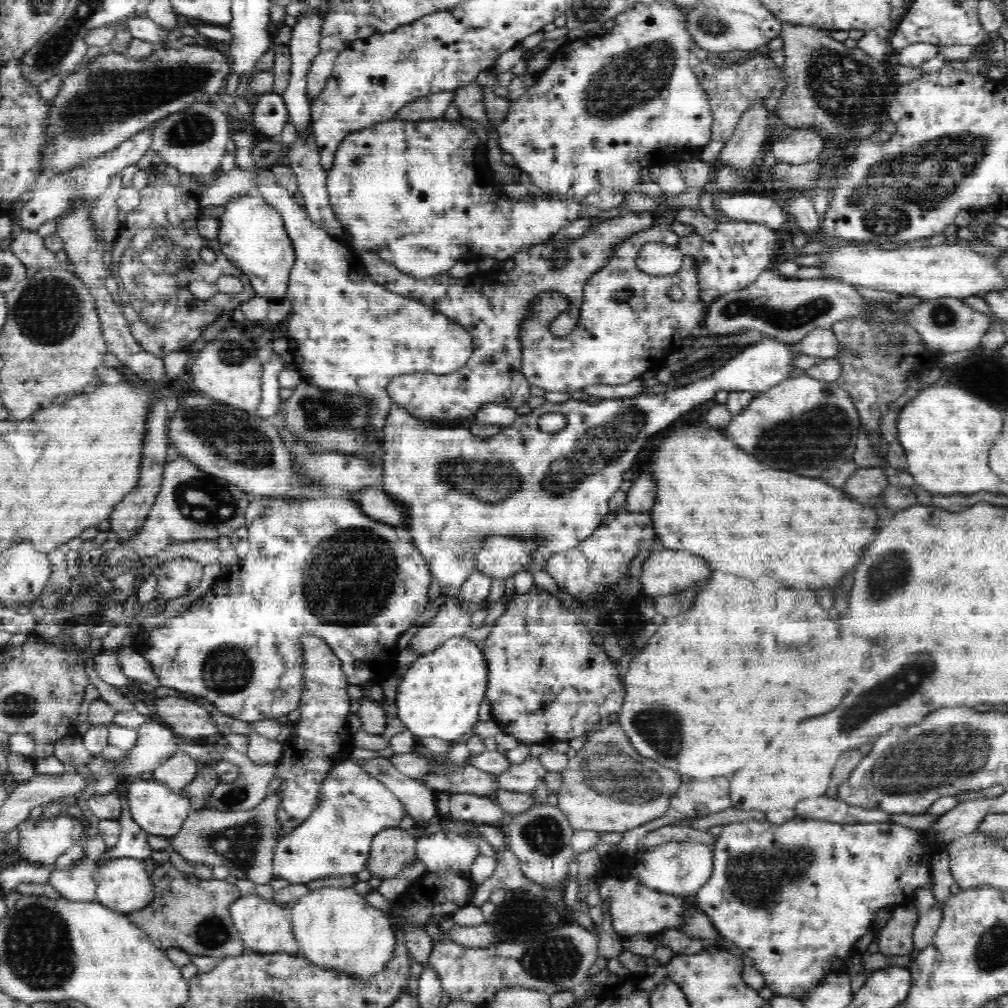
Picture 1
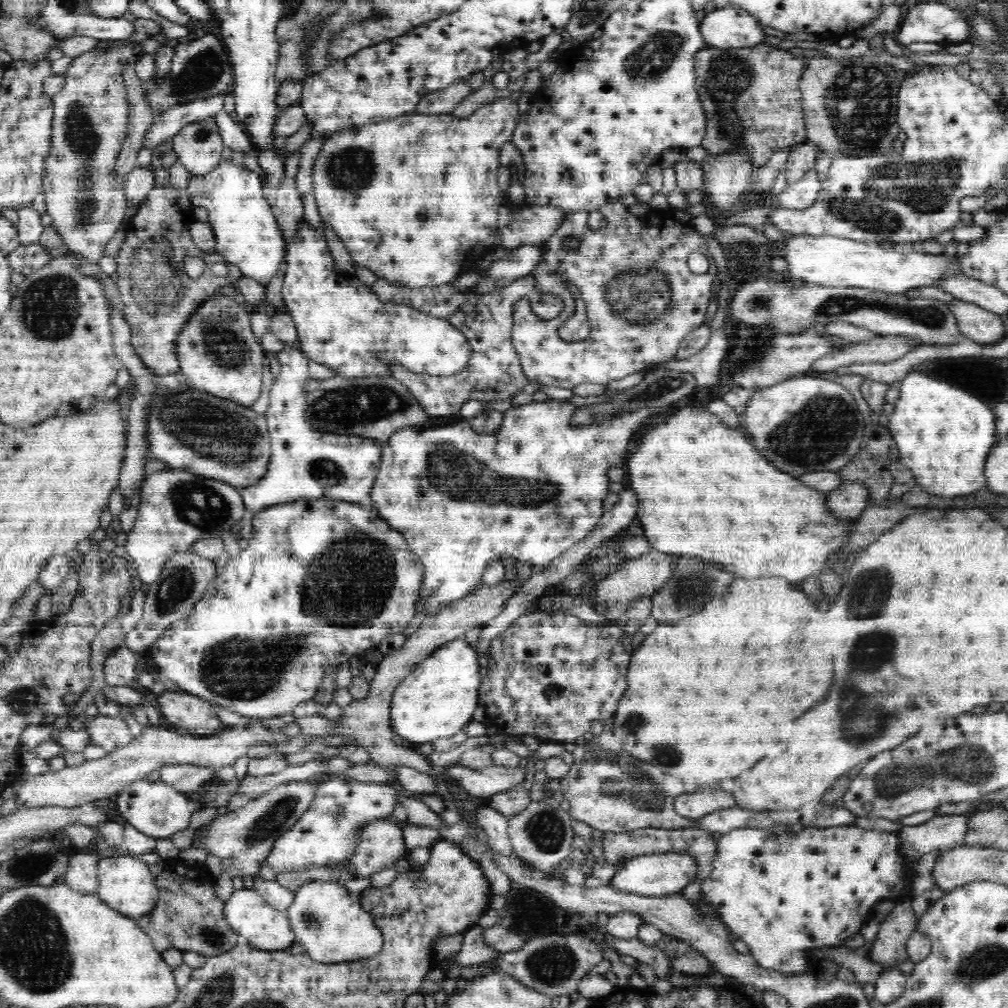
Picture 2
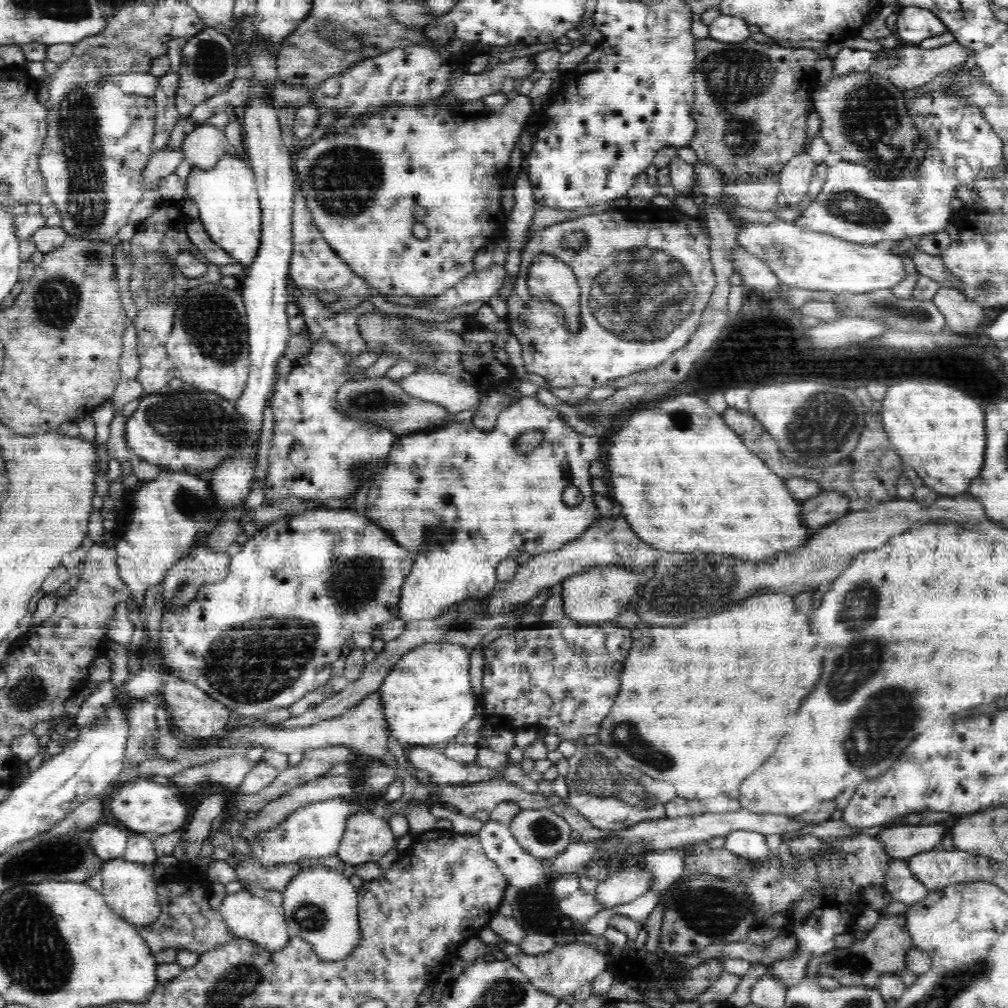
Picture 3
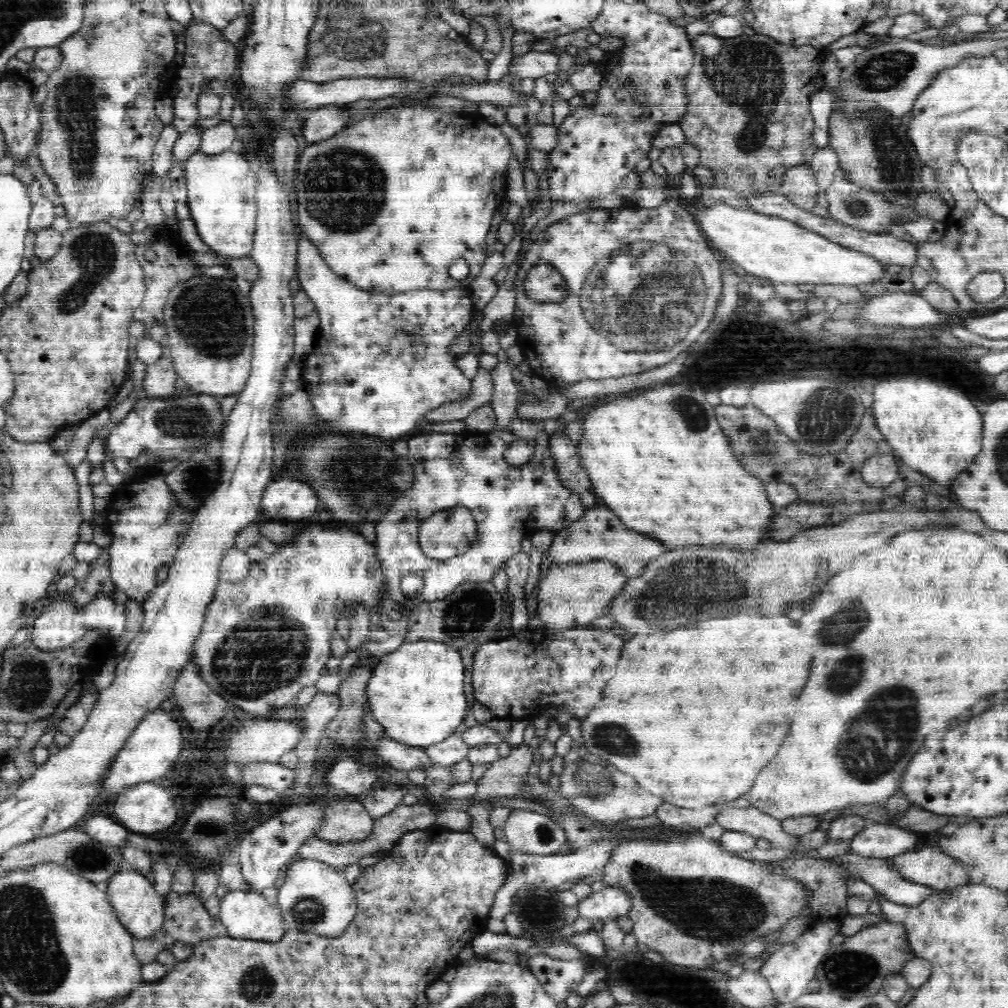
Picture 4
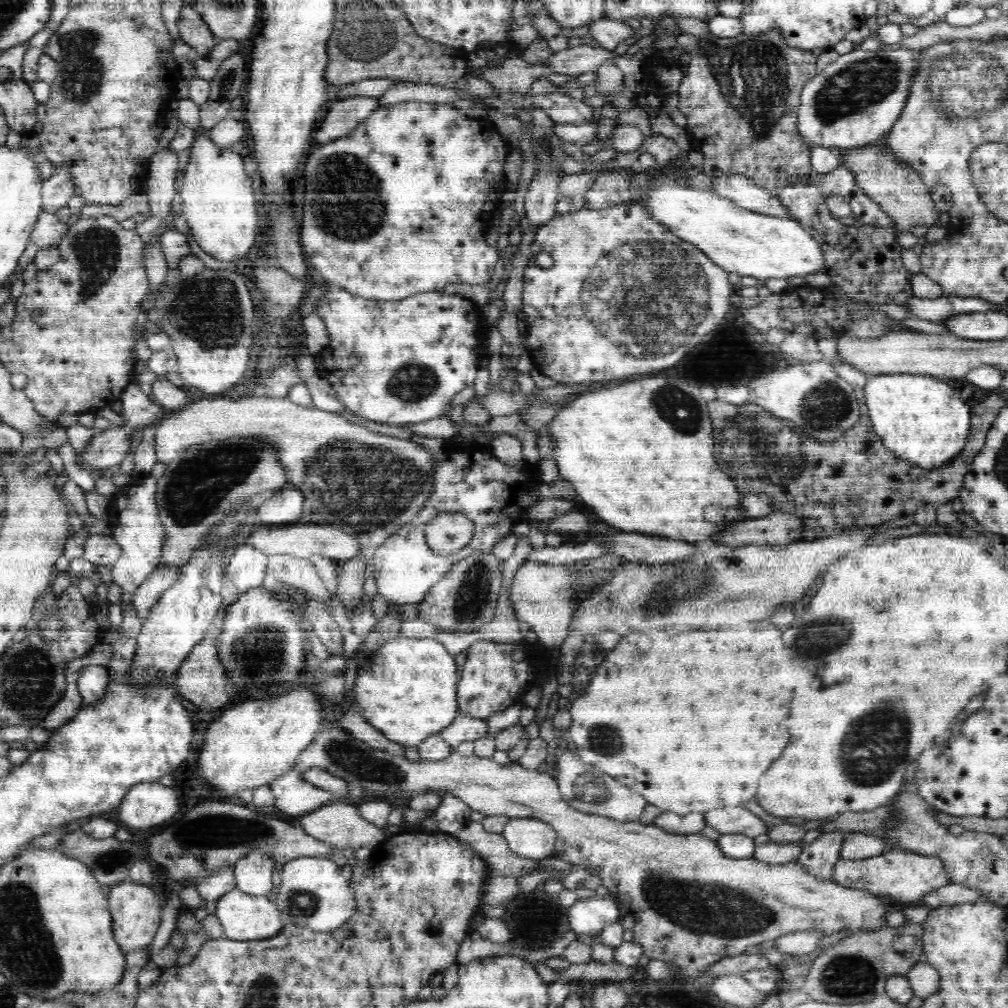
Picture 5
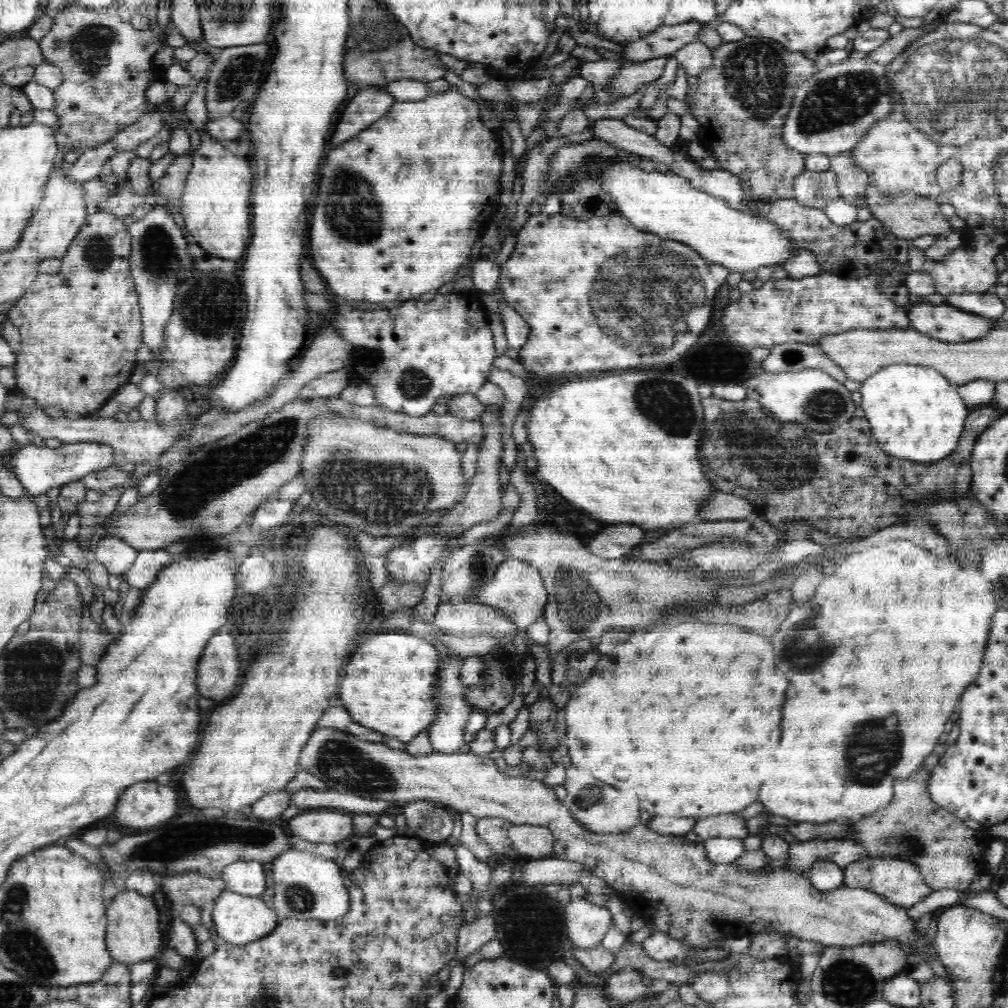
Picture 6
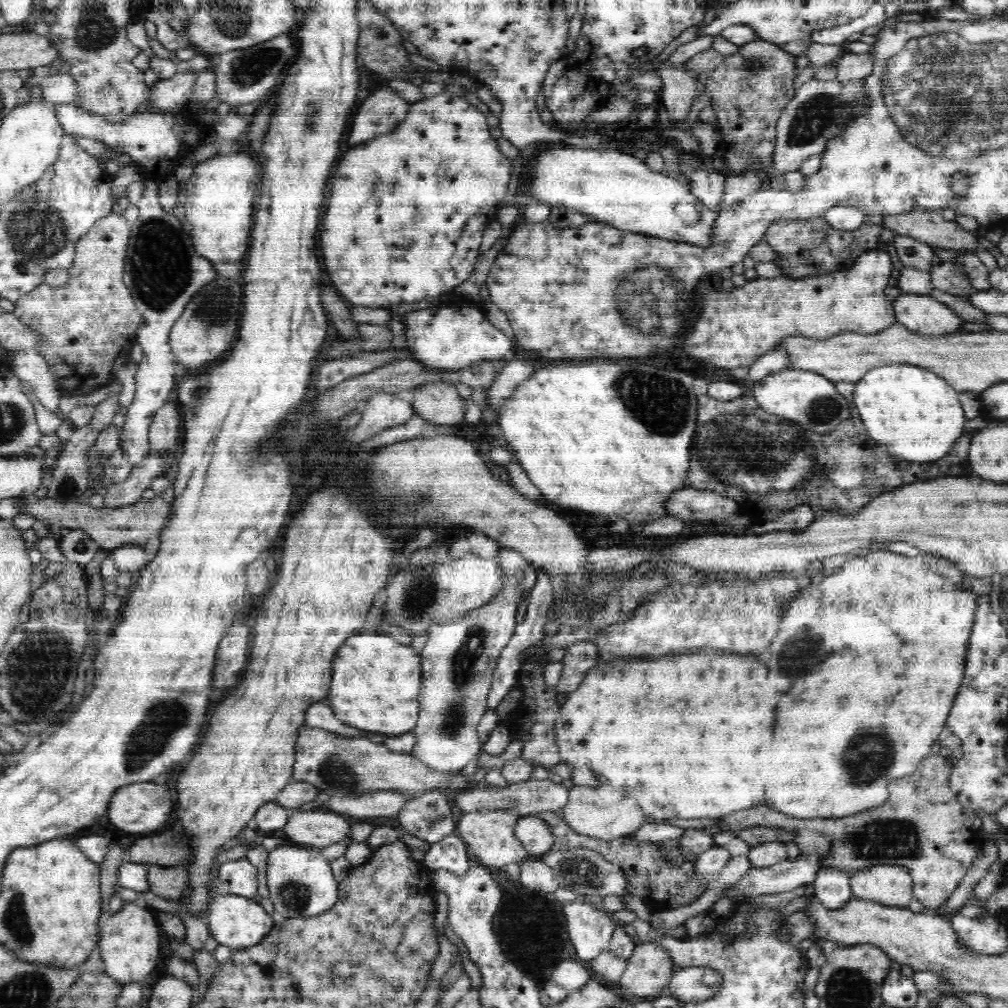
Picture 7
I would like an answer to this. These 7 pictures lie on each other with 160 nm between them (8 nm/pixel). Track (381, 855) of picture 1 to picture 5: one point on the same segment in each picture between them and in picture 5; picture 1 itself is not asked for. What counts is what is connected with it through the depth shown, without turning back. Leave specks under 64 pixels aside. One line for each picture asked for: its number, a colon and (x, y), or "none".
2: (382, 845)
3: (367, 838)
4: (349, 821)
5: (341, 825)

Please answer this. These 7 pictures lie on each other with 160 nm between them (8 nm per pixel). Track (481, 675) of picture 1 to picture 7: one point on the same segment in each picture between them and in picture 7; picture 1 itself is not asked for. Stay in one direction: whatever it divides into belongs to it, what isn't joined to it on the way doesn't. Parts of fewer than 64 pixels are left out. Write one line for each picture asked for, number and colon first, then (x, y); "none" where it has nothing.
2: (440, 695)
3: (427, 698)
4: (416, 692)
5: (408, 691)
6: (387, 684)
7: (376, 686)

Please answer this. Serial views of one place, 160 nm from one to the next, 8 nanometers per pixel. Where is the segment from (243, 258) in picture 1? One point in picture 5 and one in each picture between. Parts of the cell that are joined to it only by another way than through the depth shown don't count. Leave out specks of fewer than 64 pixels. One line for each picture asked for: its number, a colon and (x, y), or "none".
2: (247, 234)
3: (226, 196)
4: (221, 189)
5: (218, 201)

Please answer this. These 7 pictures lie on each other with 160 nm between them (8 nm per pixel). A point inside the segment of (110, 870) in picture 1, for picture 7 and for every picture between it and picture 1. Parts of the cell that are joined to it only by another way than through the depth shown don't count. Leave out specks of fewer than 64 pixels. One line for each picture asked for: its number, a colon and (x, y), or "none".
2: (125, 884)
3: (129, 889)
4: (136, 903)
5: (136, 910)
6: (133, 935)
7: (129, 945)

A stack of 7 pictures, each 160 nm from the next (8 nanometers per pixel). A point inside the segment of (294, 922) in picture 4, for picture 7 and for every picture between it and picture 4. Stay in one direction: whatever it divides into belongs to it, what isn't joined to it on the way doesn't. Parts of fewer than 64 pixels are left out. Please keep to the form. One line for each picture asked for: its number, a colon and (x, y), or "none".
5: (313, 893)
6: (306, 887)
7: (300, 881)

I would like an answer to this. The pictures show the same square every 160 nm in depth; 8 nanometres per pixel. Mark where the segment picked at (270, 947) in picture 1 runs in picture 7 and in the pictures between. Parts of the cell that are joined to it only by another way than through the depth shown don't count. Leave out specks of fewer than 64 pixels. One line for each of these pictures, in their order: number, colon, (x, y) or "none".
2: (260, 925)
3: (248, 916)
4: (246, 914)
5: (246, 917)
6: (238, 919)
7: (238, 922)

